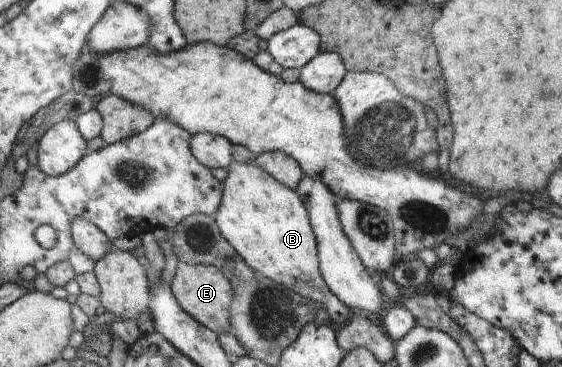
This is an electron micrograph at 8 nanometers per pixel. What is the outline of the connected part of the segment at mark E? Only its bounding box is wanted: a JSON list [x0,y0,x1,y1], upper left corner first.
[172,262,234,336]

